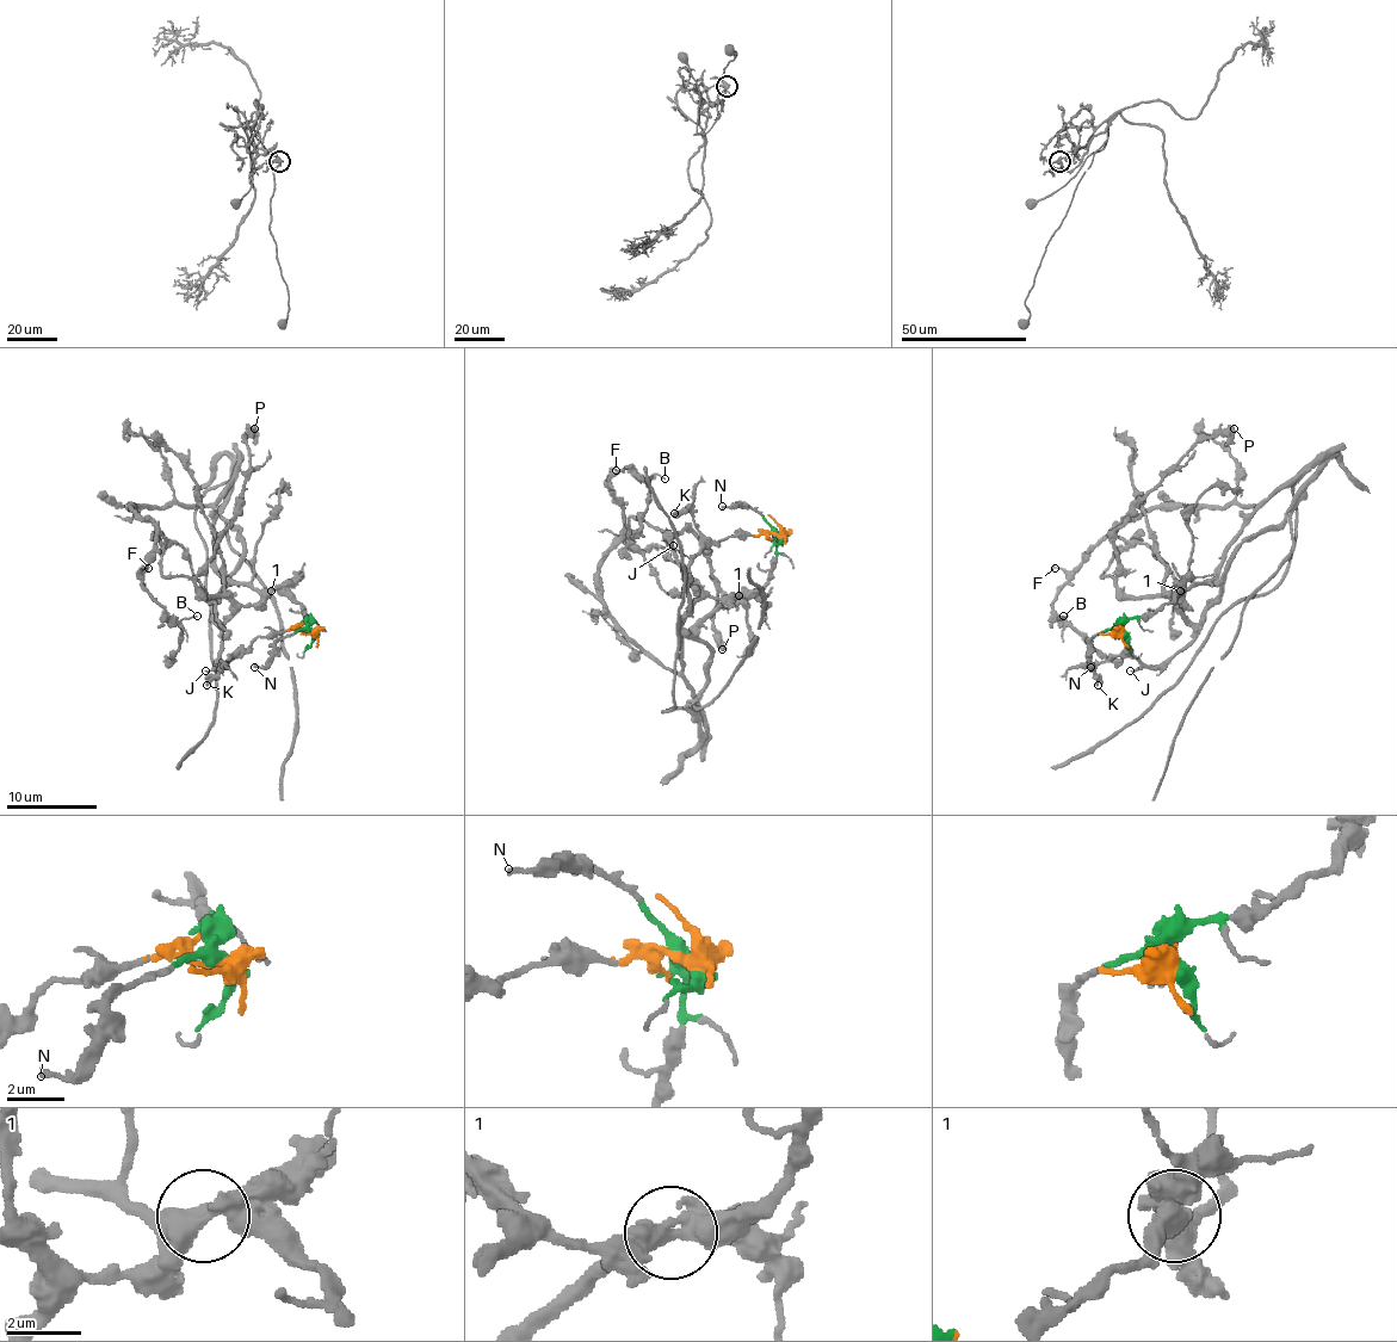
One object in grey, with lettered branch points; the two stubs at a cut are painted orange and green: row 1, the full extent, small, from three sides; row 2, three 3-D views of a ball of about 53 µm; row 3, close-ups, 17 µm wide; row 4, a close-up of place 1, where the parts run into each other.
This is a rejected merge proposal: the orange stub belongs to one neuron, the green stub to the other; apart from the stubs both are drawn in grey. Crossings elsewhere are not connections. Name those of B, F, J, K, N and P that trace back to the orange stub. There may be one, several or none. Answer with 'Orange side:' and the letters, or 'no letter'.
Orange side: J, K, P

